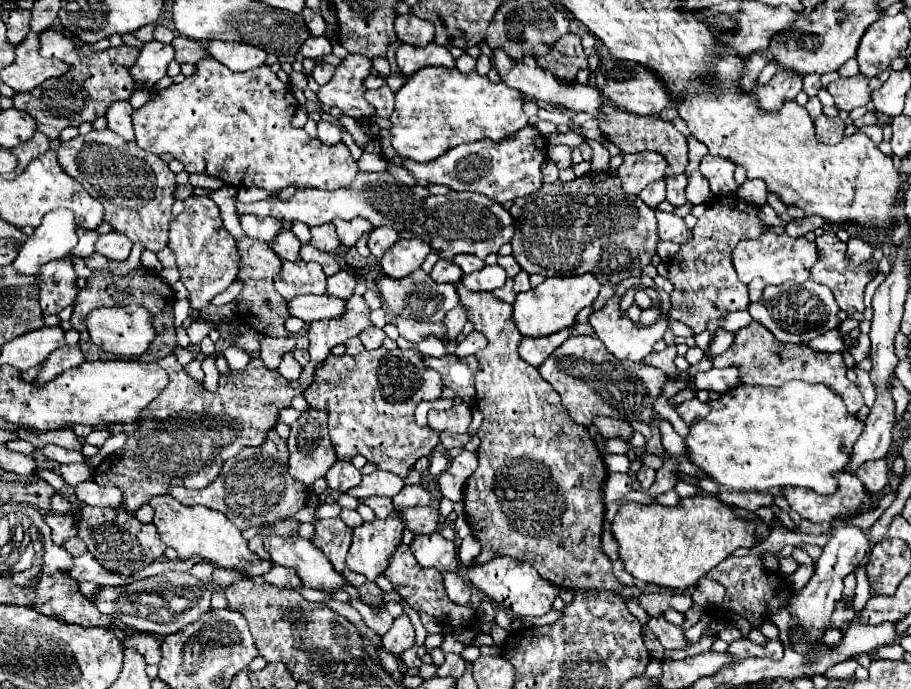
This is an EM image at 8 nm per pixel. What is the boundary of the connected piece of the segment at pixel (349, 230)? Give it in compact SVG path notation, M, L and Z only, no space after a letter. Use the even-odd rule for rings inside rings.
M354 218L354 220L348 220L348 222L334 220L332 224L336 226L336 234L338 234L340 242L342 242L344 246L350 246L350 248L356 246L356 242L358 242L364 234L372 232L372 224L368 224L368 222L362 220L362 218Z

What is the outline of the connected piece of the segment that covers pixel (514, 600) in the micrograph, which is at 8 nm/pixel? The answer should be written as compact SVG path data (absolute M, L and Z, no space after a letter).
M508 556L492 558L490 562L484 562L484 564L474 564L466 570L466 576L474 588L478 588L496 604L512 610L516 616L542 616L550 612L552 602L560 592L548 580L544 580L532 564L516 558L508 558Z

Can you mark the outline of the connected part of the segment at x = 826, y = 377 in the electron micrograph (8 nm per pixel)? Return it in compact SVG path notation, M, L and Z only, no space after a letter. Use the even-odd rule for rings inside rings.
M748 324L746 328L740 328L736 332L736 338L732 346L714 358L714 366L738 366L744 378L744 384L756 384L756 386L782 386L788 380L804 380L812 384L826 384L828 388L834 388L842 398L848 408L848 412L858 412L864 406L862 394L854 382L846 378L848 366L844 364L844 358L840 352L826 354L826 352L816 352L808 346L798 346L798 344L782 344L780 340L774 340L770 336L770 330L764 328L762 324Z

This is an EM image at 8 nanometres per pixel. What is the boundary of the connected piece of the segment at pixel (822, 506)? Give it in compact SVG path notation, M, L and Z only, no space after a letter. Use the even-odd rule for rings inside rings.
M842 472L838 480L838 492L822 496L810 490L784 488L782 496L788 500L788 506L810 522L834 522L838 516L868 512L874 510L874 500L862 486L862 482L850 474Z

